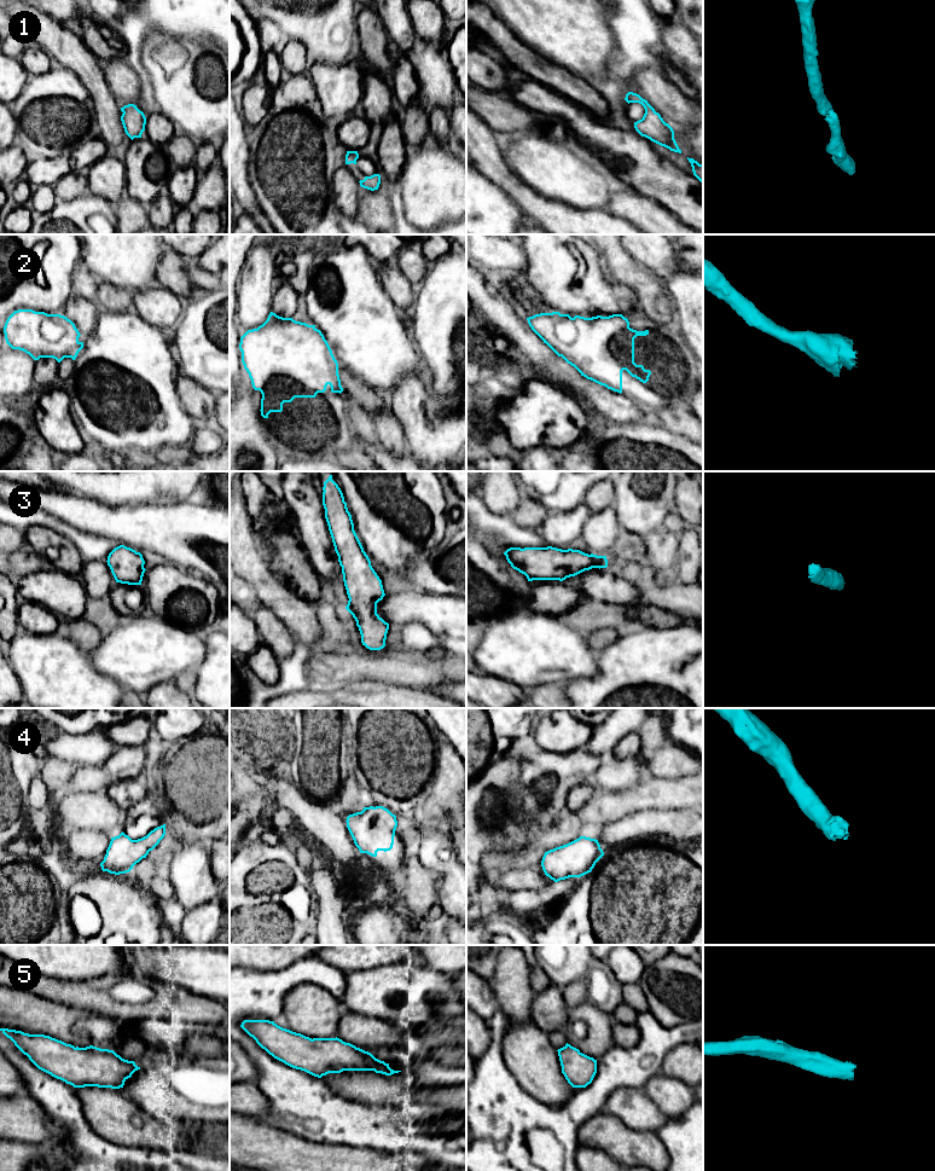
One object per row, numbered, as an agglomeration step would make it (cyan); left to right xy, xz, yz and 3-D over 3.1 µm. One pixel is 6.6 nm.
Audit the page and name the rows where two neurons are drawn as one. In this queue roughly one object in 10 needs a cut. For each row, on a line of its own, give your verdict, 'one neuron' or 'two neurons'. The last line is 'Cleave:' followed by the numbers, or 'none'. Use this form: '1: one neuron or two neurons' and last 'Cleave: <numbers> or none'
1: one neuron
2: one neuron
3: one neuron
4: one neuron
5: one neuron
Cleave: none

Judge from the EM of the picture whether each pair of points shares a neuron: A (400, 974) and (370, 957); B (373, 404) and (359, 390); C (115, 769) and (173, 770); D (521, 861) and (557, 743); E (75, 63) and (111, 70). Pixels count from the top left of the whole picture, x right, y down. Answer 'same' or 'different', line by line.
A: different
B: same
C: different
D: different
E: different

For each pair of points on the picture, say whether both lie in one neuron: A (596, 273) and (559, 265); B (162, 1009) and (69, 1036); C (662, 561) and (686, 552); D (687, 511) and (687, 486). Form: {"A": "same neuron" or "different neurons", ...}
{"A": "same neuron", "B": "different neurons", "C": "different neurons", "D": "same neuron"}

